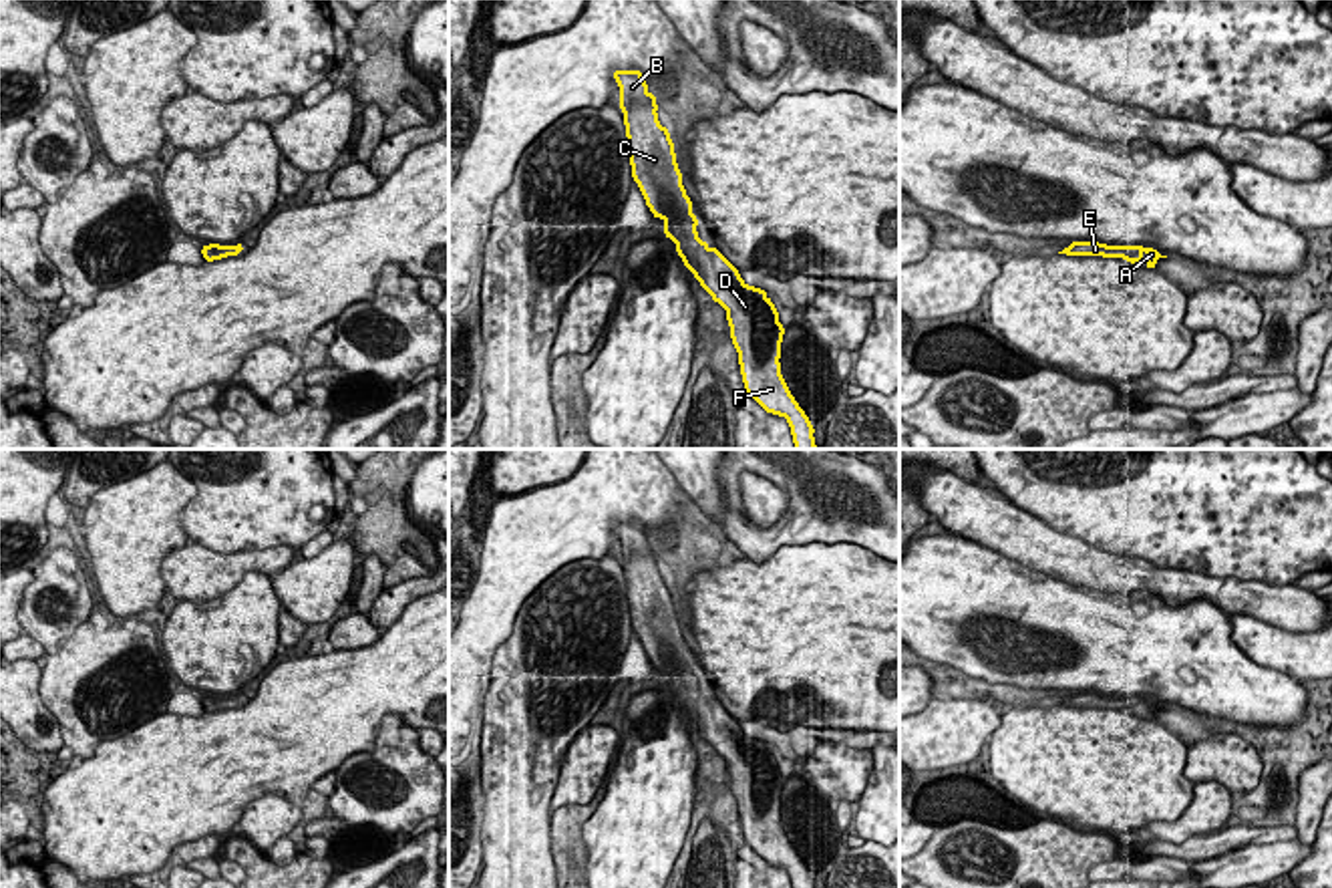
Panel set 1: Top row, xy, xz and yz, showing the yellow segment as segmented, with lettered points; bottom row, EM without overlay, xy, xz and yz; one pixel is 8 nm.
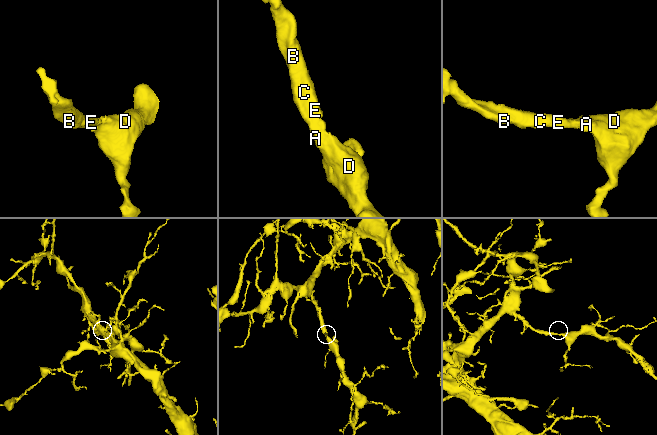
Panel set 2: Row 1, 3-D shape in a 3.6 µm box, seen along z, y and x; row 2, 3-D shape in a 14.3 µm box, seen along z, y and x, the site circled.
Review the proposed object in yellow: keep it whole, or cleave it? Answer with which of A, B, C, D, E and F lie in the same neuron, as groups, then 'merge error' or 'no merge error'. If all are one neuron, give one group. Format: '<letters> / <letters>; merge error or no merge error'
A B C D E F; no merge error

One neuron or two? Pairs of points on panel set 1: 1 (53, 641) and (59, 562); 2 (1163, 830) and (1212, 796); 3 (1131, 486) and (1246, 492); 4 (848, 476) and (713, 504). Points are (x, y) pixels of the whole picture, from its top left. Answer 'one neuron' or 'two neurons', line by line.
1: one neuron
2: one neuron
3: one neuron
4: two neurons

